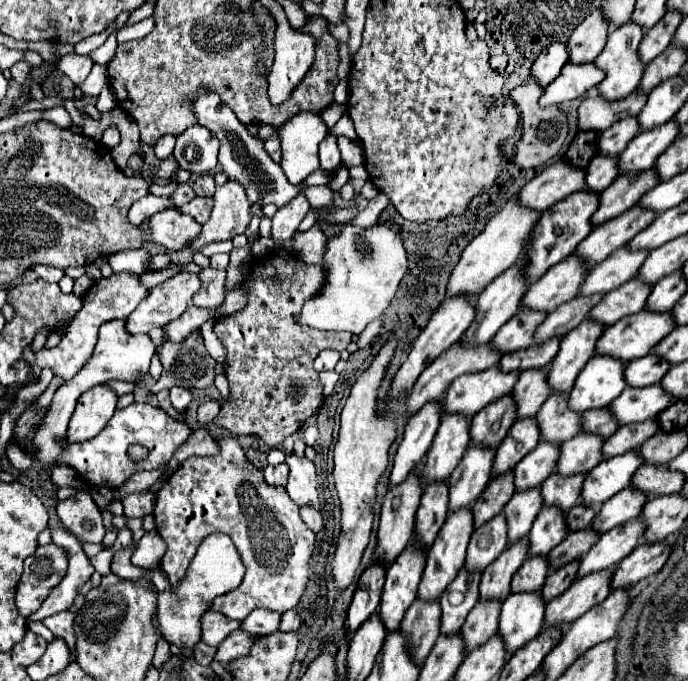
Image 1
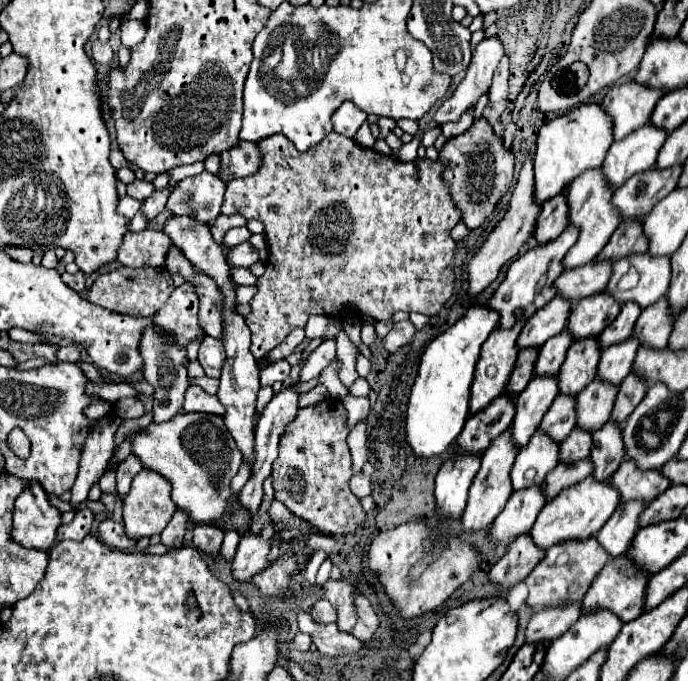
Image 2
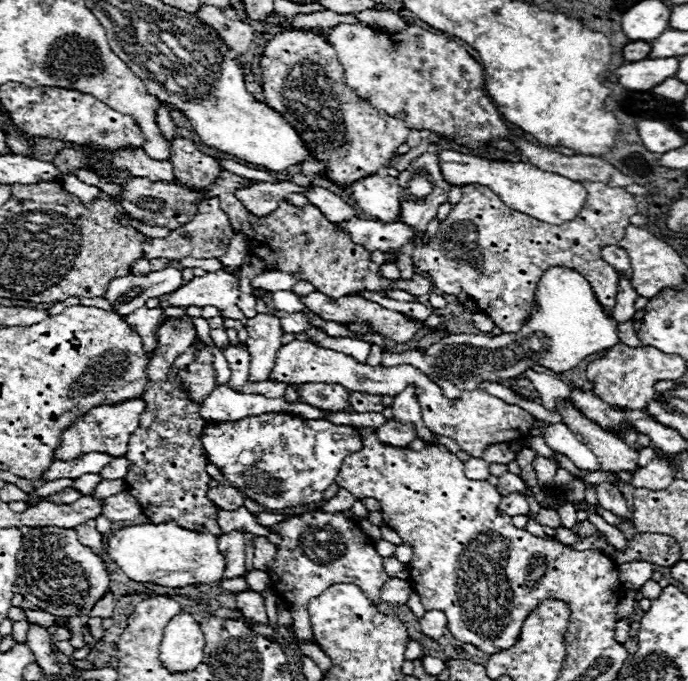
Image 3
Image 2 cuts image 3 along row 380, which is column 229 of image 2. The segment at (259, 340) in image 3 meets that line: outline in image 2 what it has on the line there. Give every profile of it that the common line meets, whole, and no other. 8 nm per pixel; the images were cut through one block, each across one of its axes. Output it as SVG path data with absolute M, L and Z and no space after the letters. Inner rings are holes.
M250 242L238 244L238 246L230 248L228 262L230 262L232 266L244 266L244 268L250 268L254 262L258 262L258 250L256 250Z

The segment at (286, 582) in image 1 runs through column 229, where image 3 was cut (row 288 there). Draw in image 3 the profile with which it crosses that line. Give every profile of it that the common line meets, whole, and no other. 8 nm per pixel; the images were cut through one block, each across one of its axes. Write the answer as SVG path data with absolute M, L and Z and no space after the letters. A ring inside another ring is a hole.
M584 182L584 186L588 190L588 198L582 212L574 220L556 226L534 220L526 214L508 214L508 206L500 200L498 194L494 194L486 186L468 184L462 190L462 200L452 206L448 218L440 224L430 244L426 244L422 236L416 236L412 264L420 272L428 274L428 278L432 278L432 284L438 290L446 294L460 294L460 292L468 294L468 298L478 306L478 310L490 316L492 322L502 332L518 332L520 324L528 318L530 310L534 308L534 290L538 278L550 266L568 266L572 270L578 270L582 276L586 276L598 302L610 314L618 292L618 272L608 262L602 260L600 250L602 246L618 244L622 240L626 226L630 226L630 216L638 212L638 204L634 200L634 194L626 192L624 188L610 188L602 182Z

